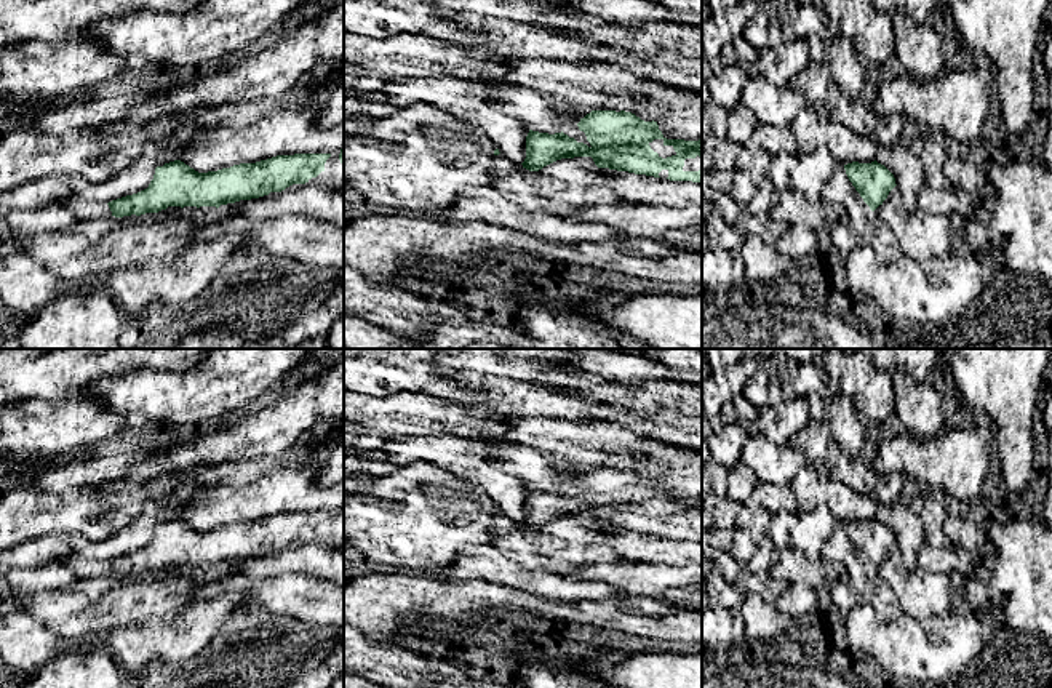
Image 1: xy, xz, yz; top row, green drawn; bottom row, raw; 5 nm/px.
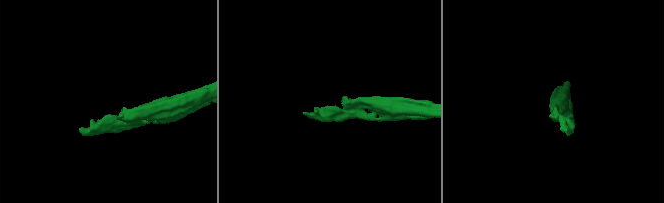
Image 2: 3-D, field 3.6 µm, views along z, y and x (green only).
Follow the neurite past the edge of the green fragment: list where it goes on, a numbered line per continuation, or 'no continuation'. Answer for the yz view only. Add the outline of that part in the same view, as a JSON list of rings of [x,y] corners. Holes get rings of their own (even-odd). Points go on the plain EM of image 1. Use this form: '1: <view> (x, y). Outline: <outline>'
no continuation

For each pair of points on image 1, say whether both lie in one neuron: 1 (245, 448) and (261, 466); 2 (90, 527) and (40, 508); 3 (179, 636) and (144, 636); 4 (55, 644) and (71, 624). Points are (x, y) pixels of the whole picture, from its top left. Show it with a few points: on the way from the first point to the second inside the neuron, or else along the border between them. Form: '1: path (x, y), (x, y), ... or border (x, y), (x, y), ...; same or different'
1: border (291, 448), (277, 458), (231, 460), (218, 466); different
2: path (77, 514), (53, 512); same
3: path (171, 636), (152, 636); same
4: border (31, 615), (69, 642); different

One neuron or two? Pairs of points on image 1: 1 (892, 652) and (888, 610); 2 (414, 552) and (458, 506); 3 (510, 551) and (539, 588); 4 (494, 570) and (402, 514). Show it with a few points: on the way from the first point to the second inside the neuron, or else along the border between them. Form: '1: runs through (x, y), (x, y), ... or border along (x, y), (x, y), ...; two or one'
1: border along (867, 600), (875, 615), (888, 623); two
2: runs through (421, 541), (446, 516); one
3: border along (490, 544), (525, 567), (547, 568), (558, 575); two
4: border along (488, 543), (467, 544), (450, 564), (430, 572); two

